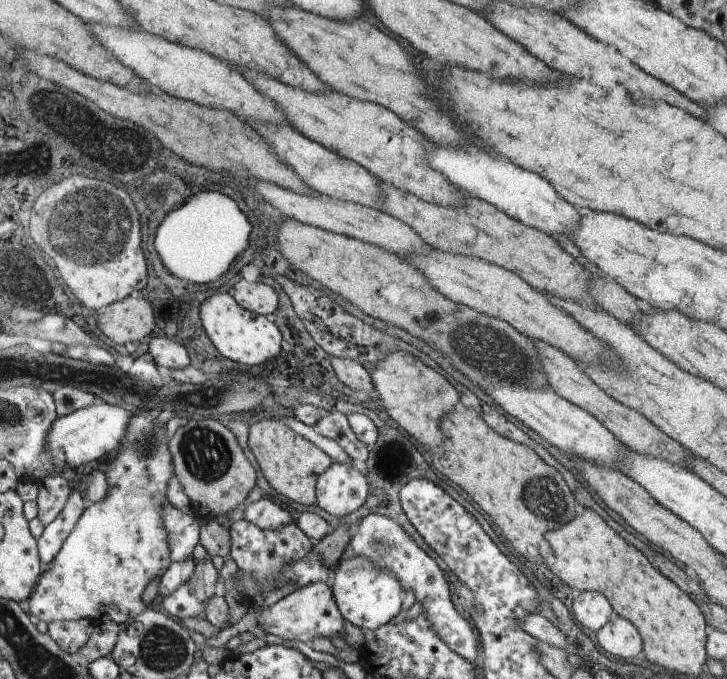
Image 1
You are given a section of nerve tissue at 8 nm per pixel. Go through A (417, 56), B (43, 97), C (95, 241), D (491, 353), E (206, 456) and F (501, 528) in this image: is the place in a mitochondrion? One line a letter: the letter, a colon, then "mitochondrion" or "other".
A: other
B: other
C: mitochondrion
D: mitochondrion
E: mitochondrion
F: other

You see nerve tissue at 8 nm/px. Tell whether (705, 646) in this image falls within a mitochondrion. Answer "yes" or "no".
no

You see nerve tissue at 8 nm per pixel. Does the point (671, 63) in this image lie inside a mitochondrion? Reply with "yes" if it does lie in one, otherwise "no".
no

